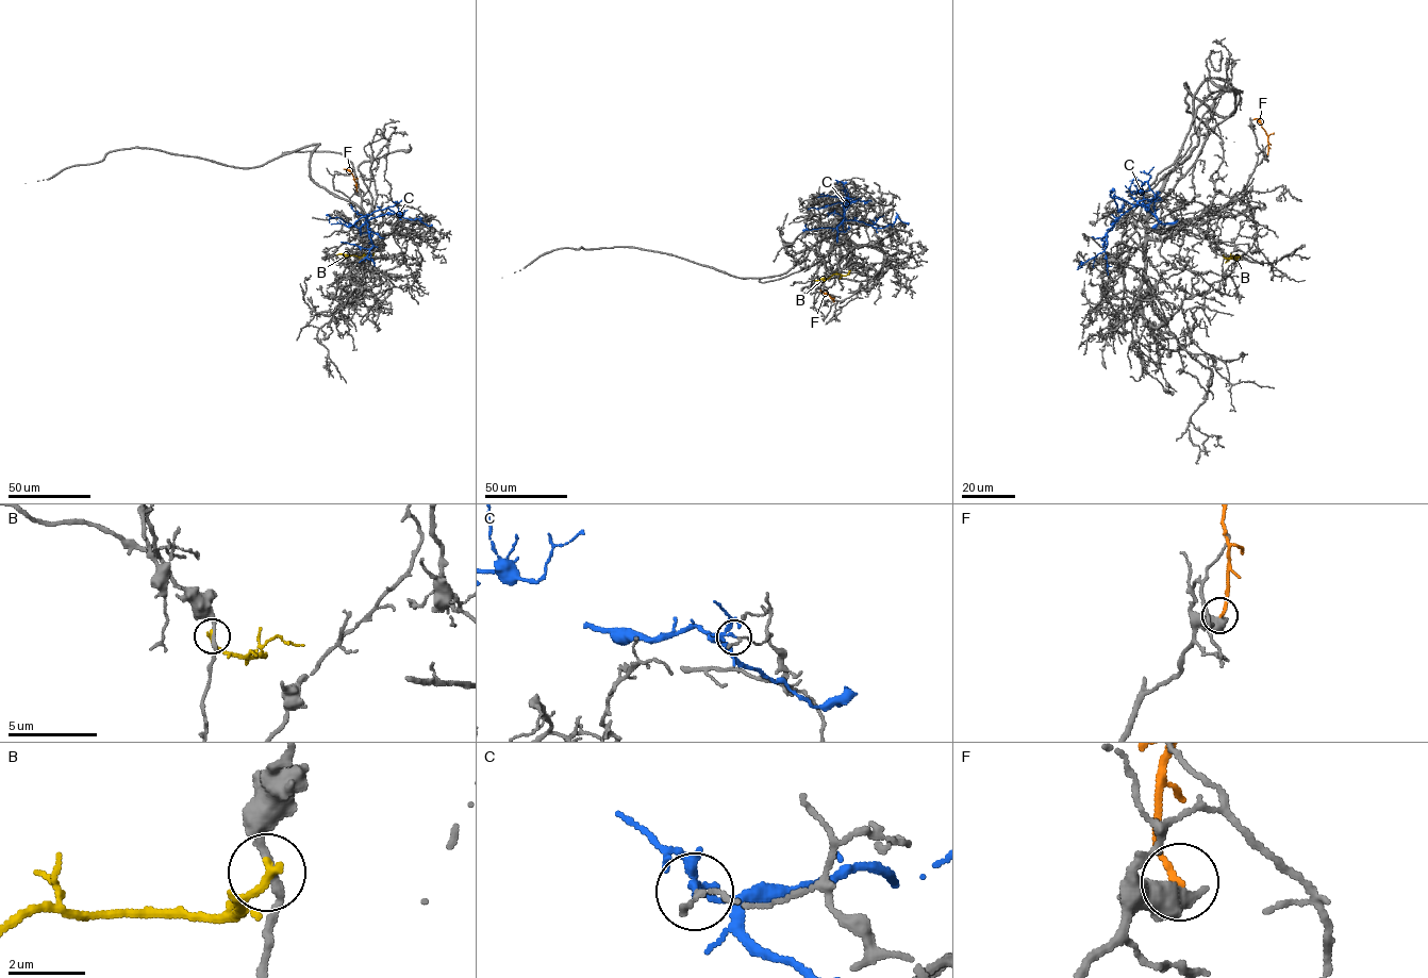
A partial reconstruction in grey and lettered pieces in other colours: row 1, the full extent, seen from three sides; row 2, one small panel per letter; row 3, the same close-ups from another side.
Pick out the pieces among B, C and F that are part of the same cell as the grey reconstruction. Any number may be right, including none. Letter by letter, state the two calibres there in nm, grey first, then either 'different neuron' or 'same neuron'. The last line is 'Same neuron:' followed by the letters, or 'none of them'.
B: 190 nm thick on the grey side, 240 nm on the other; different neuron
C: 150 nm thick on the grey side, 160 nm on the other; different neuron
F: 650 nm thick on the grey side, 170 nm on the other; different neuron
Same neuron: none of them

